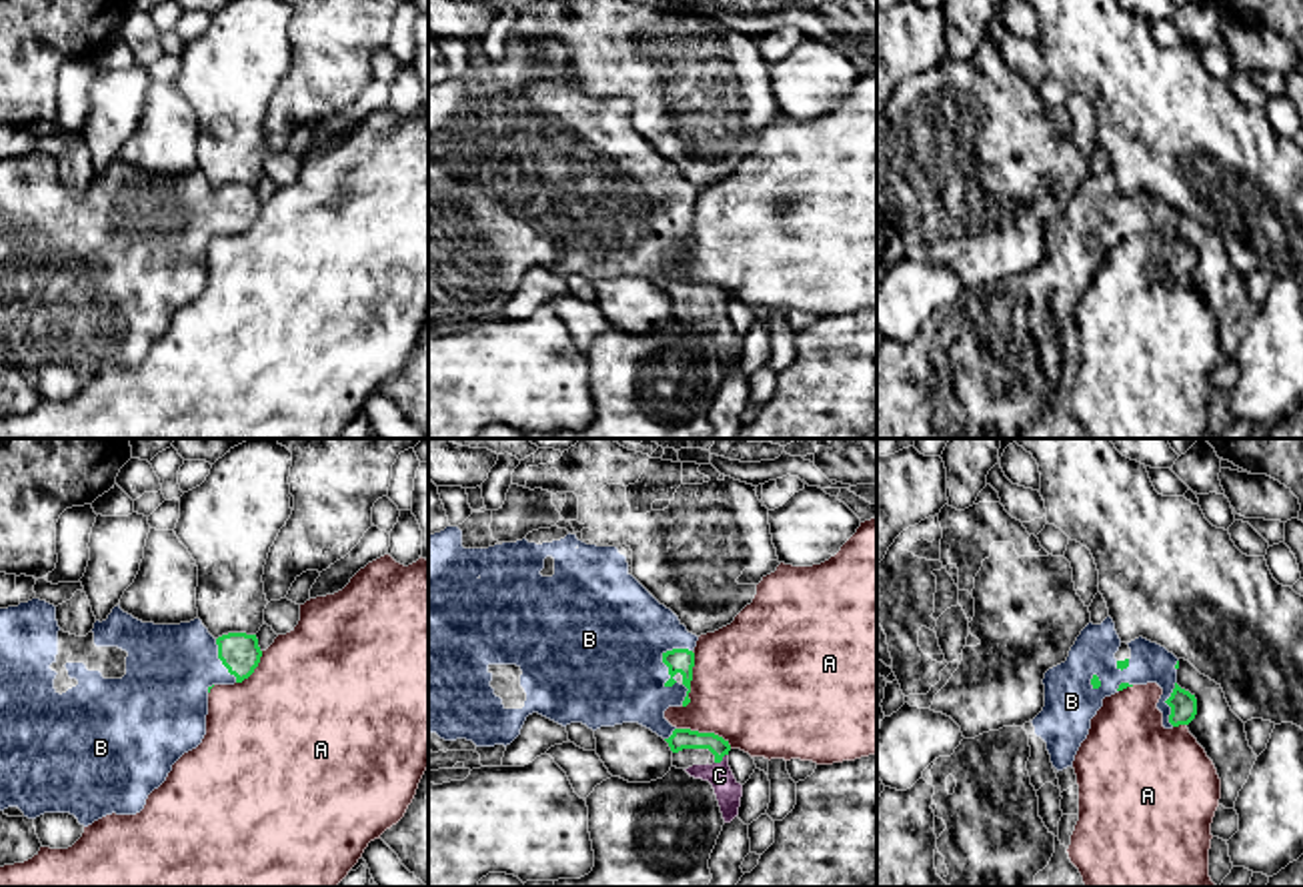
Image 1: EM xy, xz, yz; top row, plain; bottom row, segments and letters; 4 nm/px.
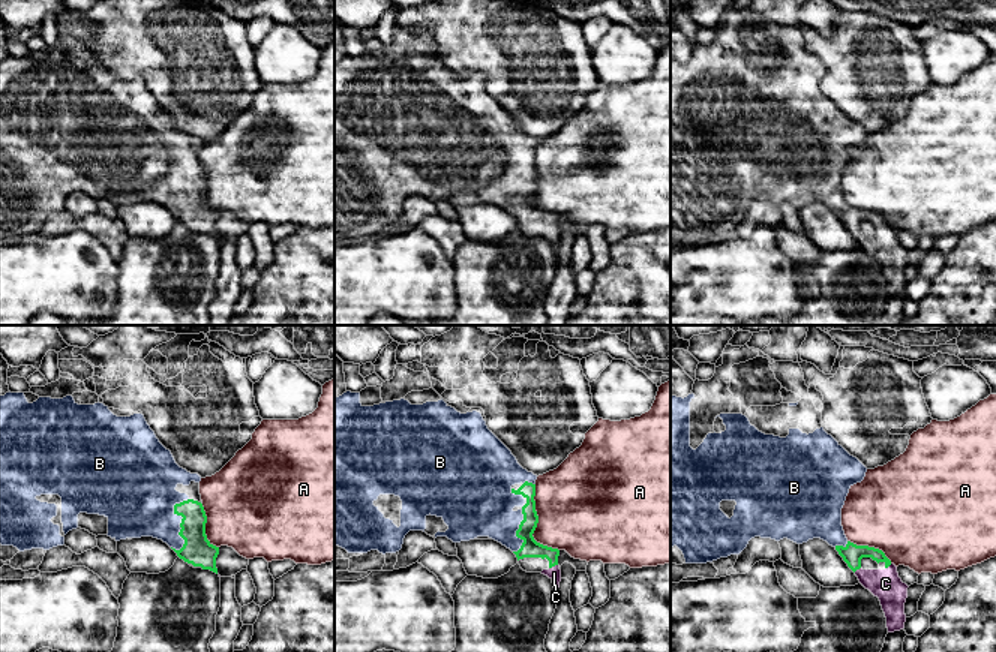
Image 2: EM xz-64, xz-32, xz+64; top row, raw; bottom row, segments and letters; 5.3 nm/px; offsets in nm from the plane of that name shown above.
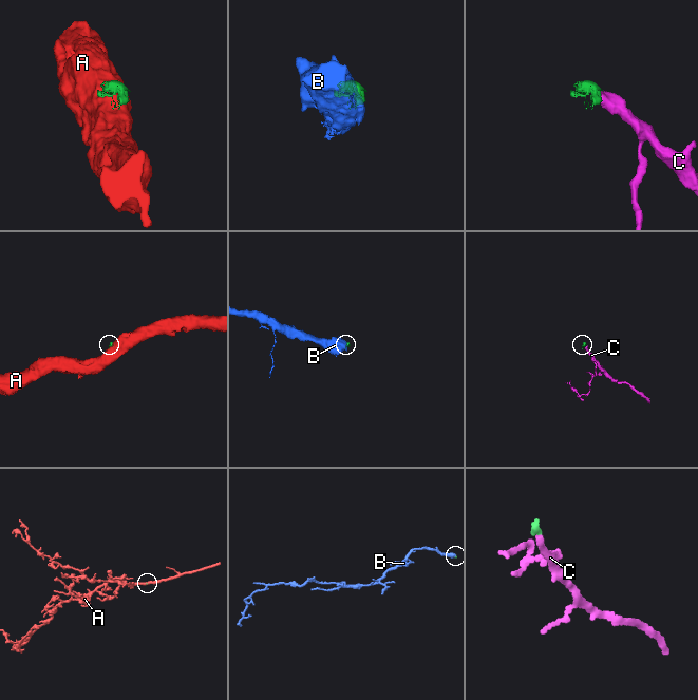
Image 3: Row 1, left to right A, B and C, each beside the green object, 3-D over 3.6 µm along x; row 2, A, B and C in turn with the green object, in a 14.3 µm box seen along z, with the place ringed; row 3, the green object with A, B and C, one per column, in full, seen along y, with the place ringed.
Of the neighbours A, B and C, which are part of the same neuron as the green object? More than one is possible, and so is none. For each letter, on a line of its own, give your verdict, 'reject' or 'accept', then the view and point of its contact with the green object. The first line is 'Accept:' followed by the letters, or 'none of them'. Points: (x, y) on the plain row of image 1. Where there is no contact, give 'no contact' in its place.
Accept: B, C
A: reject; meets green in xz at (691, 231)
B: accept; meets green in xz at (663, 209)
C: accept; meets green in xz at (721, 311)

